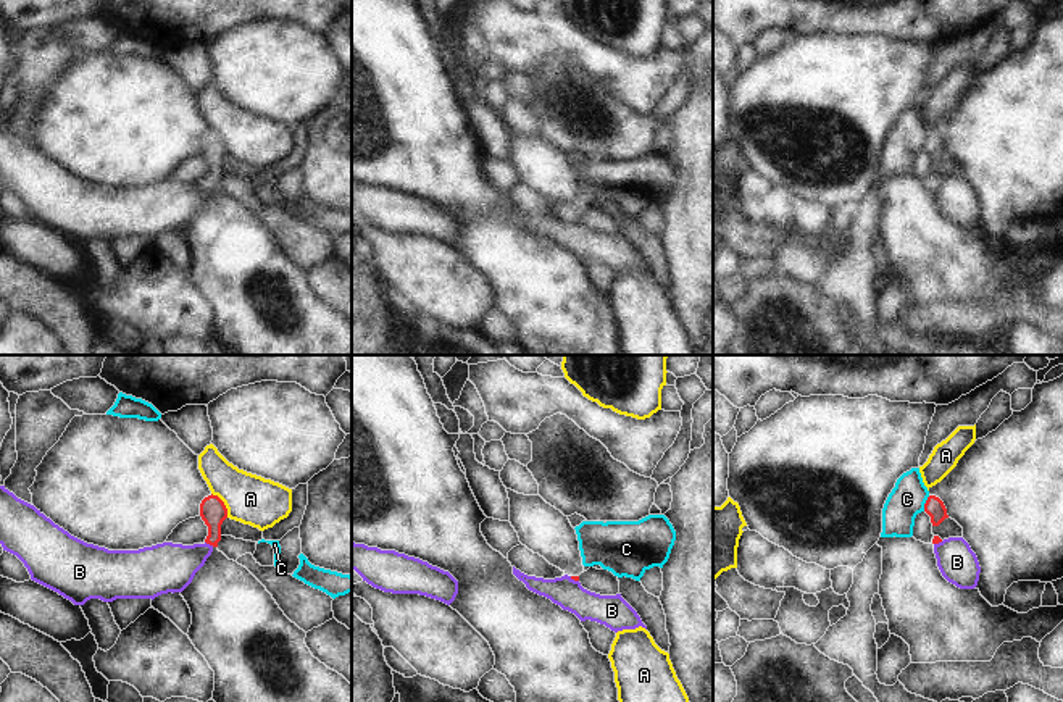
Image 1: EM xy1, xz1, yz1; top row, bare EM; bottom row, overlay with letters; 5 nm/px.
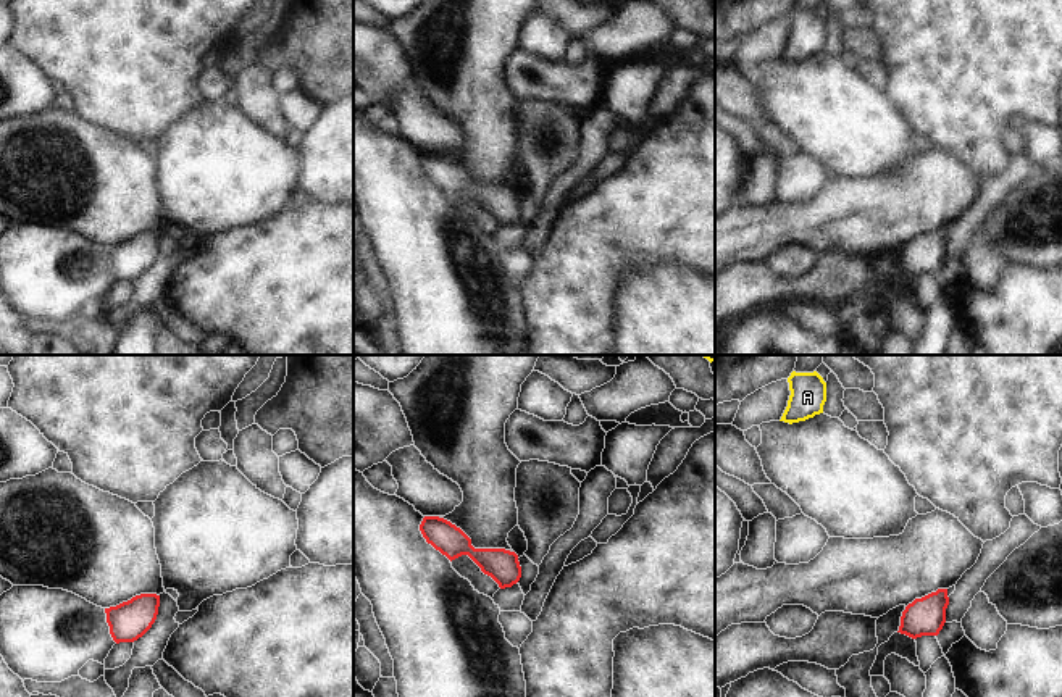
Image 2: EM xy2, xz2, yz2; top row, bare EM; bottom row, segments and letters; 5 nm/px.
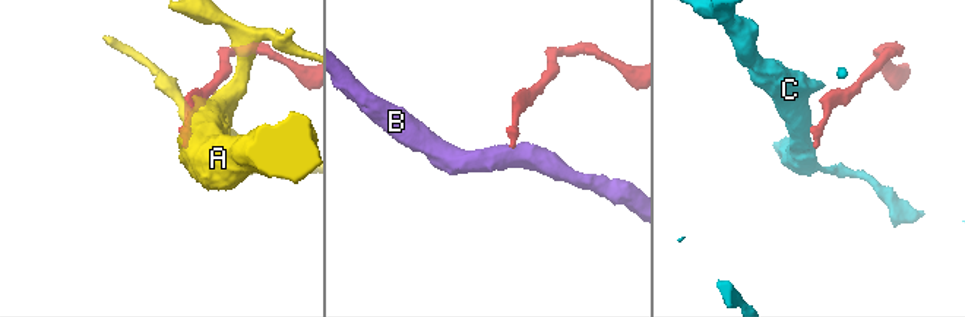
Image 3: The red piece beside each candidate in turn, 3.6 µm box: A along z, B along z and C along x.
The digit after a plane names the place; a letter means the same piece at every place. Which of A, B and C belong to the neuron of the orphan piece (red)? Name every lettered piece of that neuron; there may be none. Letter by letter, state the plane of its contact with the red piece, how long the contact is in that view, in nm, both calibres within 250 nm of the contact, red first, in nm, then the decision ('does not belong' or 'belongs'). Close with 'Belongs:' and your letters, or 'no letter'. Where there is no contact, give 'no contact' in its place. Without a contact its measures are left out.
A: contact in xy1; length 150 nm; calibres 140 and 240 nm; does not belong
B: contact in xy1; length 50 nm; calibres 140 and 240 nm; does not belong
C: contact in yz1; length 90 nm; calibres 100 and 180 nm; does not belong
Belongs: no letter

